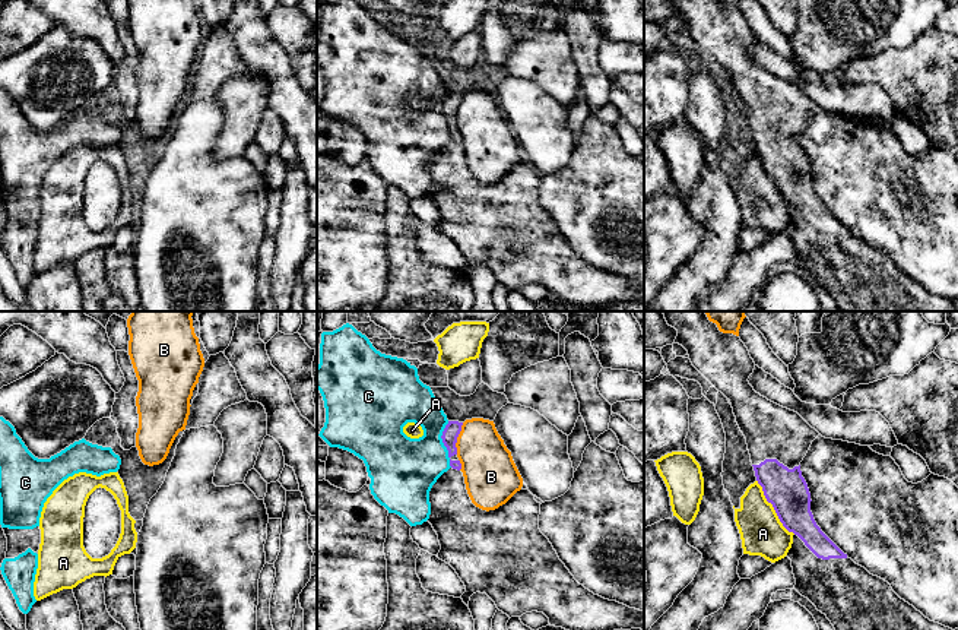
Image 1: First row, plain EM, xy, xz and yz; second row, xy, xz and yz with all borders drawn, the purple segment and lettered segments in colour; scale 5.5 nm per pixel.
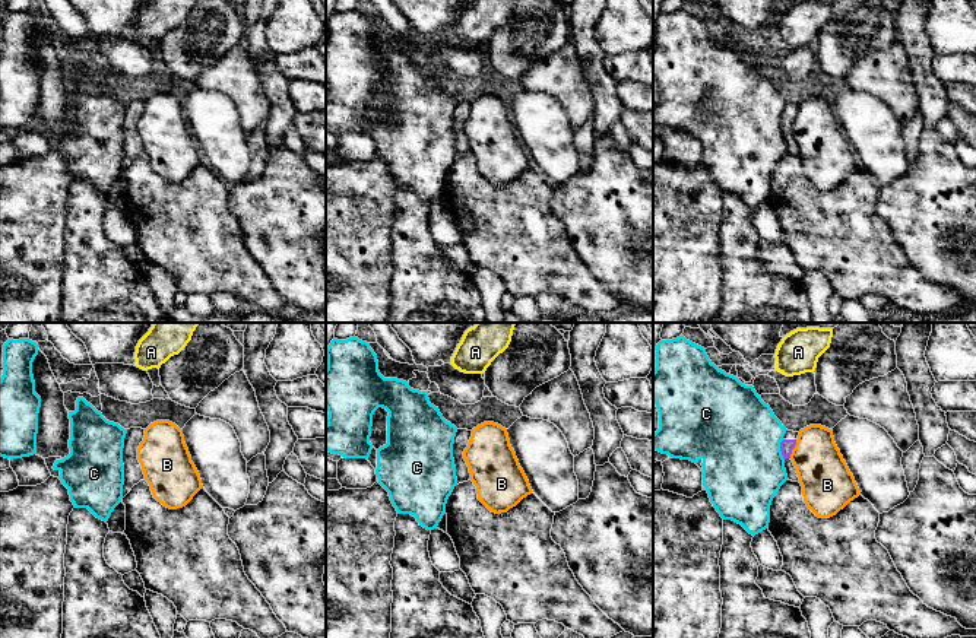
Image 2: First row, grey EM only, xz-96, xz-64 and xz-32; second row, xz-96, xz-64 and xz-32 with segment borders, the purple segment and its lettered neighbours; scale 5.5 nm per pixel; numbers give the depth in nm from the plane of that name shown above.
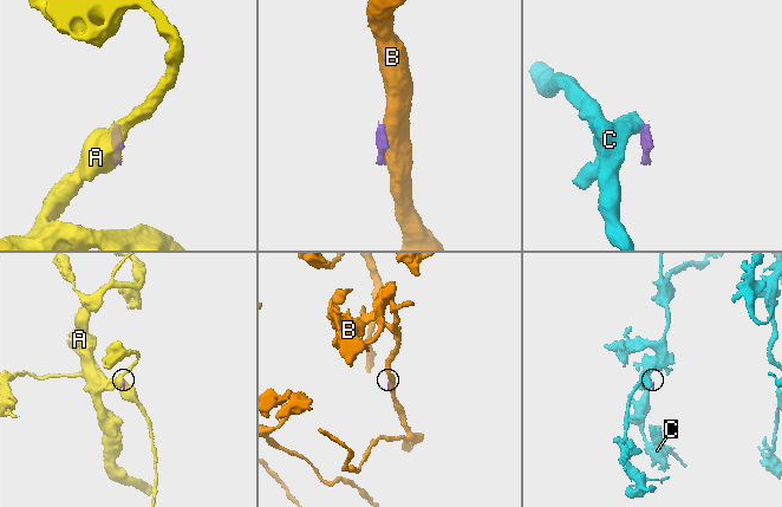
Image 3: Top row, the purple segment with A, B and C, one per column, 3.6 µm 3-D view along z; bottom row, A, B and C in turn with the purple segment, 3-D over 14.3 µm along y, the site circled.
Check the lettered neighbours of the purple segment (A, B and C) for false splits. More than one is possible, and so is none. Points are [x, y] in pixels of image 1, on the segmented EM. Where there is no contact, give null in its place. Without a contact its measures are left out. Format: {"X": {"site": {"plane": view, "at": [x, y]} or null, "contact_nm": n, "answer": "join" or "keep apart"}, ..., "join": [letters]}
{"A": {"site": {"plane": "yz", "at": [774, 509]}, "contact_nm": 360, "answer": "keep apart"}, "B": {"site": {"plane": "xz", "at": [456, 439]}, "contact_nm": 180, "answer": "keep apart"}, "C": {"site": {"plane": "xz", "at": [444, 445]}, "contact_nm": 260, "answer": "keep apart"}, "join": []}

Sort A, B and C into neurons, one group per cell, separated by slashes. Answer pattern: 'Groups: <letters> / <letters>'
Groups: A / B / C

